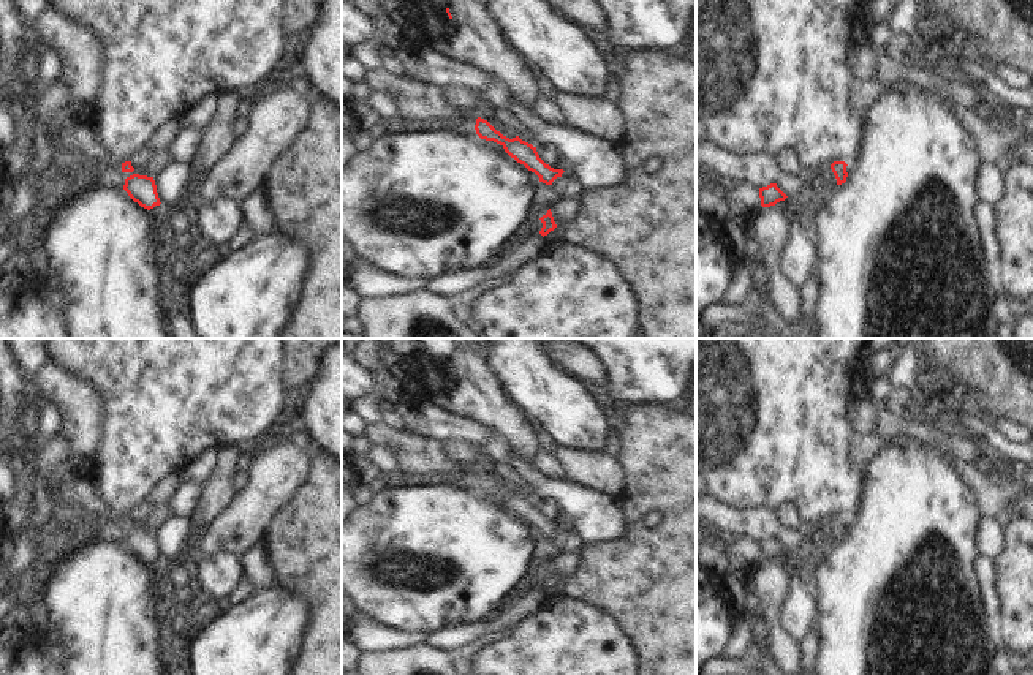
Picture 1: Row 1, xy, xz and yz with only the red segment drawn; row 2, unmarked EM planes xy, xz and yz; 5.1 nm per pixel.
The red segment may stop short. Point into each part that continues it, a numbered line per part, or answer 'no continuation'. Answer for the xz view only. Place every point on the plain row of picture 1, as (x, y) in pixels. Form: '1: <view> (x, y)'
1: xz (465, 479)

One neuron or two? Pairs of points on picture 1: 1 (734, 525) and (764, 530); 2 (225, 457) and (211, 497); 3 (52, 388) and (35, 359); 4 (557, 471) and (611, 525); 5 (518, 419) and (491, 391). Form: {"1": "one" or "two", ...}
{"1": "one", "2": "one", "3": "two", "4": "two", "5": "one"}

